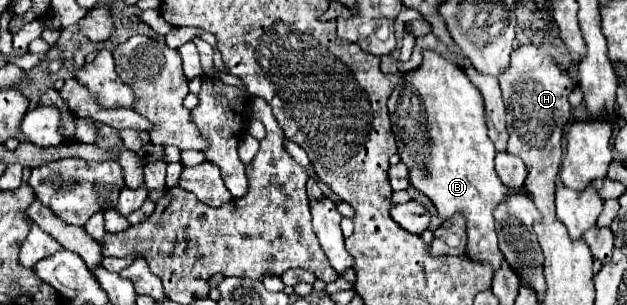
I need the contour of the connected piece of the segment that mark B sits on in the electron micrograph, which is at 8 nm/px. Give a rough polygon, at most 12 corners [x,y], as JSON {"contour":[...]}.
{"contour":[[426,50],[388,100],[410,184],[500,268],[482,94]]}

